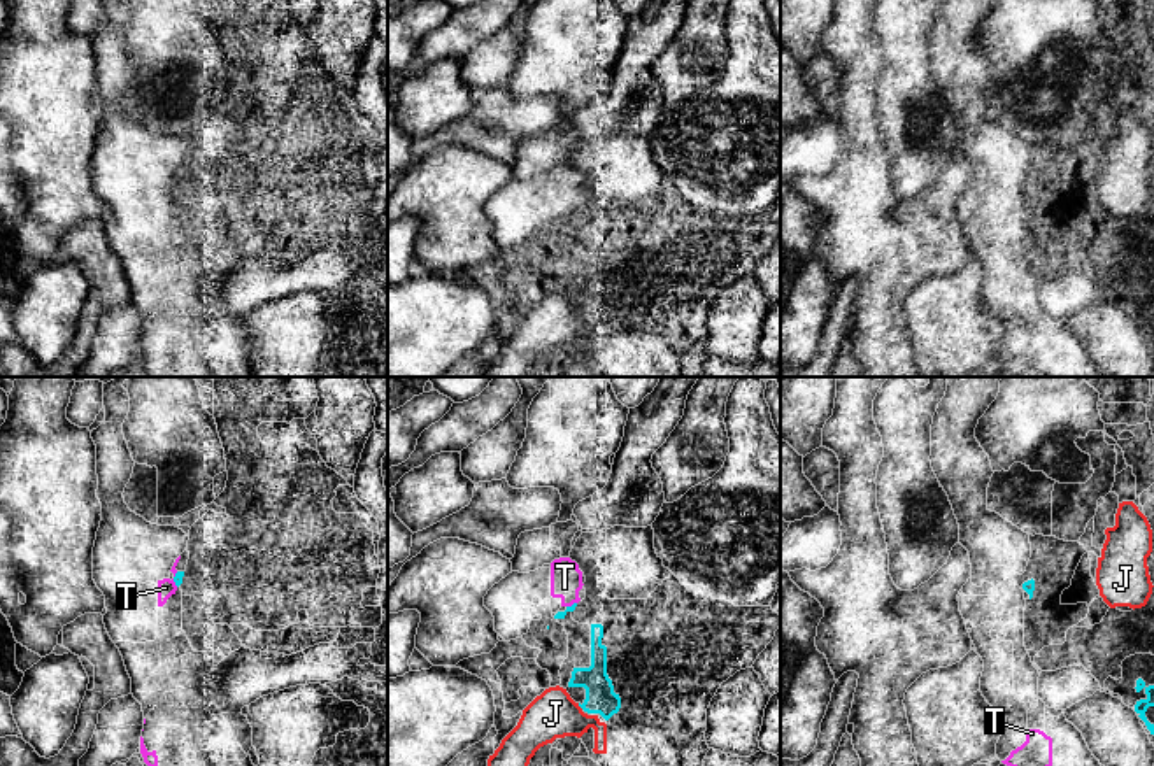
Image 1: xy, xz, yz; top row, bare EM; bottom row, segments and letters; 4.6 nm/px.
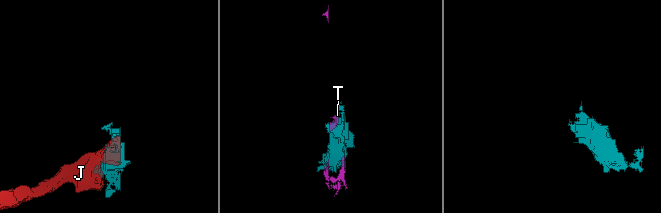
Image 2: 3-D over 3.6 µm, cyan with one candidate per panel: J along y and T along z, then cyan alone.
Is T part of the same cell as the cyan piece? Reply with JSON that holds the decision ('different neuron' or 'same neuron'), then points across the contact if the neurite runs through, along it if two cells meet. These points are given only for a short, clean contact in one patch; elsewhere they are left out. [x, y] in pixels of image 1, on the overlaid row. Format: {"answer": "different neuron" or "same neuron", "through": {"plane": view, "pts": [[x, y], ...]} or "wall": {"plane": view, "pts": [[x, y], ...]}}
{"answer": "different neuron"}

